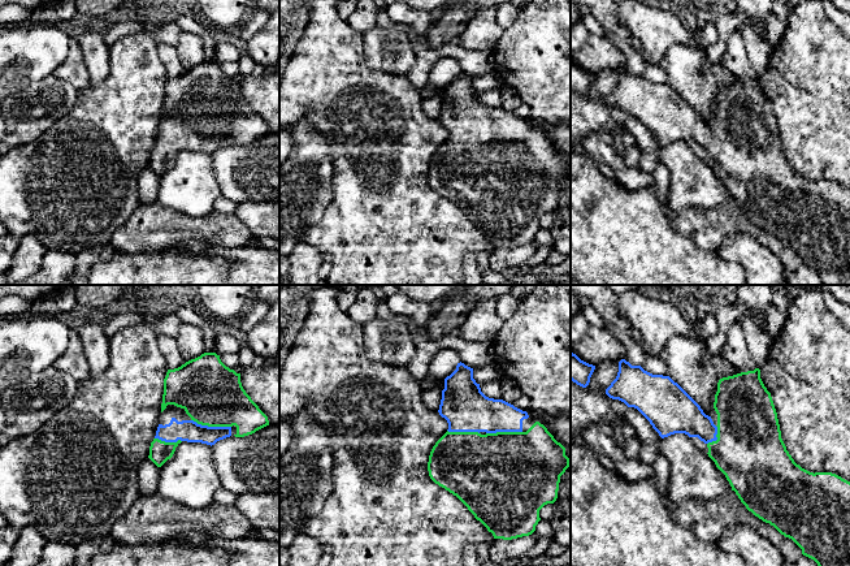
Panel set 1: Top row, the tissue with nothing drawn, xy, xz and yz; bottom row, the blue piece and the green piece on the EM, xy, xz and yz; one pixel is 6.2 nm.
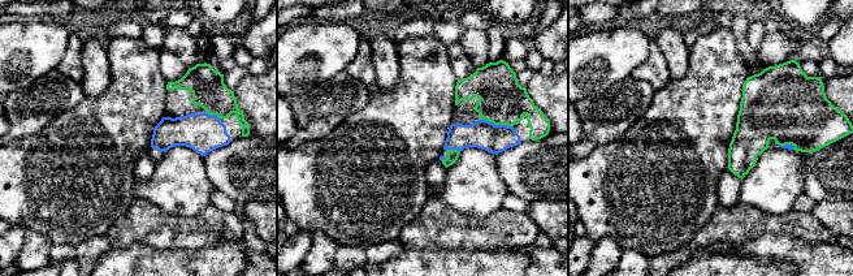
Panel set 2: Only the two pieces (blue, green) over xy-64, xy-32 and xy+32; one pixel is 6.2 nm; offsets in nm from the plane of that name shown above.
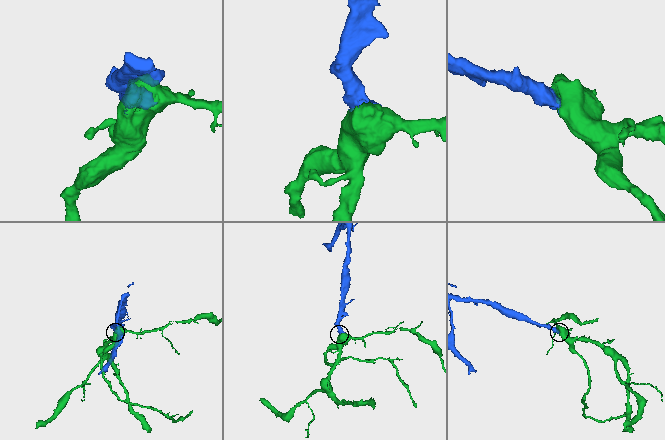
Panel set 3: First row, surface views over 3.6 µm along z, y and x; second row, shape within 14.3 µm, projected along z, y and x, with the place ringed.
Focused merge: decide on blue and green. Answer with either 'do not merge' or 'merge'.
merge

